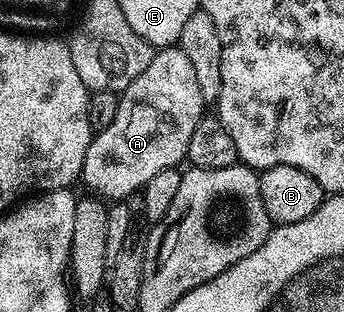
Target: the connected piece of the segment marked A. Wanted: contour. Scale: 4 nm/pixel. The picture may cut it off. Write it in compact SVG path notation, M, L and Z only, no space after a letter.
M170 47L168 49L159 49L154 52L151 63L147 63L147 67L143 71L143 75L139 75L125 89L119 93L119 111L115 111L115 120L105 129L98 129L94 132L93 142L87 147L87 155L83 159L83 167L81 168L80 184L85 184L90 189L94 198L100 199L105 203L121 203L132 195L140 194L145 188L147 179L152 179L154 175L159 175L159 171L167 171L168 169L176 169L187 158L187 143L191 143L191 131L195 131L195 127L199 127L202 117L206 116L207 102L203 99L203 95L199 95L199 82L195 80L195 70L191 67L191 62L187 59L187 55L183 55L180 47Z

